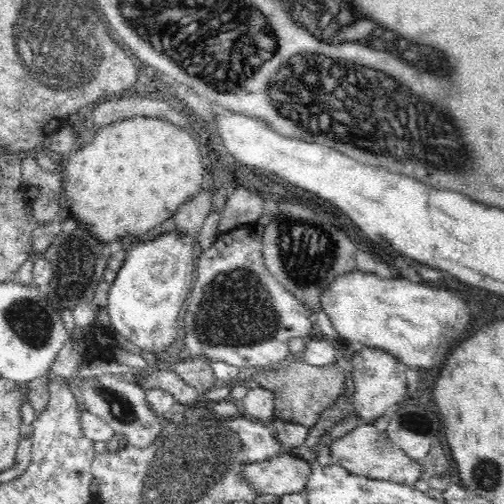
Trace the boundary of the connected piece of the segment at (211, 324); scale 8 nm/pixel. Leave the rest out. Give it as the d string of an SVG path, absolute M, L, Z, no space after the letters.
M256 221L241 225L230 232L218 234L216 242L205 251L199 251L196 260L198 278L184 304L181 316L182 348L179 362L203 356L207 362L221 360L238 368L254 366L267 369L285 364L291 359L288 341L294 337L308 339L312 328L312 311L289 290L286 290L267 269L263 257L263 234L265 226Z

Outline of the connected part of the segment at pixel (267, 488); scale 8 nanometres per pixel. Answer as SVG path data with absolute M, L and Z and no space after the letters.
M277 454L265 461L246 464L242 480L260 494L284 495L306 488L311 474L308 461L294 454Z

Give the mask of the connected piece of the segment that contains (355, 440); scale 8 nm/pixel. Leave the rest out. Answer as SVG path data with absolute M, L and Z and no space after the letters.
M360 423L344 436L328 444L333 460L358 476L367 476L374 480L396 481L410 488L413 488L416 481L420 479L422 464L408 457L387 437L387 431L377 430L373 424Z

